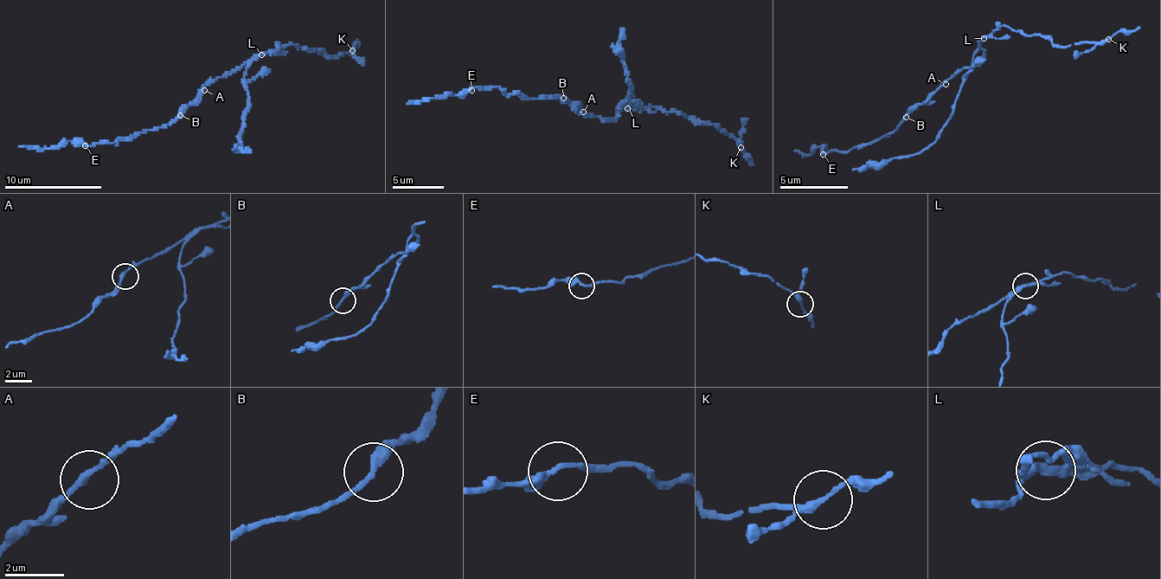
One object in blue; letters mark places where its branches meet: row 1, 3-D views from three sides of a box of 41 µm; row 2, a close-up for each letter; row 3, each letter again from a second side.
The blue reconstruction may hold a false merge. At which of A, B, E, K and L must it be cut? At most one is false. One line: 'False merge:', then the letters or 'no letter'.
False merge: L

